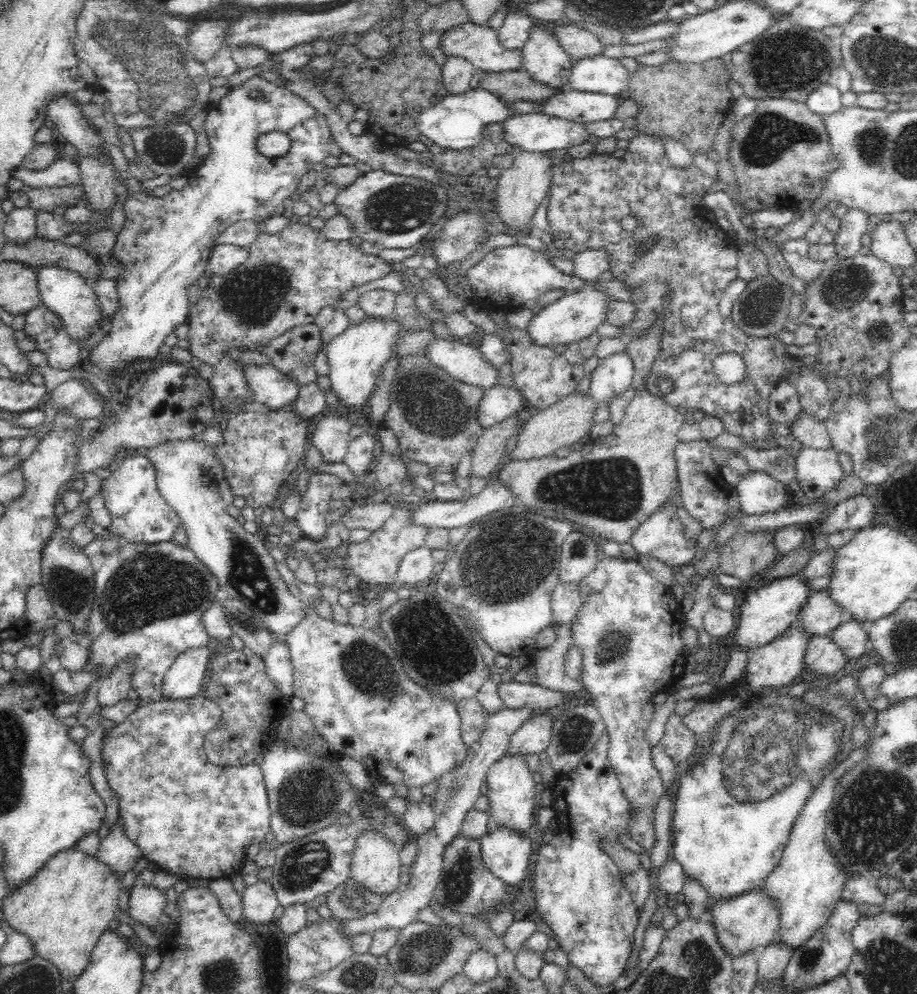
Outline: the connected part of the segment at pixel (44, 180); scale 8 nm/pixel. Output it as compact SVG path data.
M58 158L49 168L43 170L28 170L25 167L17 167L11 171L11 178L22 181L25 186L31 188L68 187L83 188L80 177L80 166L70 159Z

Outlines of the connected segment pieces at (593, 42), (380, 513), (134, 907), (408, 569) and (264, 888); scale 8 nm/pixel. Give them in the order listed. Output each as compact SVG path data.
M562 22L550 24L550 27L562 48L575 62L587 56L602 55L606 48L595 34L577 24Z
M389 498L378 504L358 504L350 509L350 512L341 516L343 526L352 530L353 528L364 528L364 530L378 530L388 520L395 509L394 499Z
M134 882L131 889L129 895L131 918L144 926L156 924L169 902L165 892L151 884L138 884L138 882Z
M426 545L410 550L401 557L400 564L398 564L397 585L410 587L426 581L432 574L435 565L431 549Z
M258 880L247 886L241 892L242 905L246 922L251 924L268 924L272 921L272 915L279 905L277 894L273 884L269 880Z

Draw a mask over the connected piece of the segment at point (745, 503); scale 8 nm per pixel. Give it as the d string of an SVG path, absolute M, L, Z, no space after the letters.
M765 470L750 471L733 489L746 515L773 513L789 505L786 484L772 478Z

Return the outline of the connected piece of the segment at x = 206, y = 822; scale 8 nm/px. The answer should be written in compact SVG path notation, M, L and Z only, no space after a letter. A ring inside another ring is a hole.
M204 694L193 698L155 700L154 702L140 704L134 712L127 716L127 719L120 724L116 724L107 737L102 739L102 759L106 763L106 776L110 788L116 793L119 800L119 816L122 817L128 838L138 845L143 852L143 856L151 862L156 862L160 868L177 874L178 876L188 876L194 878L204 878L204 880L214 880L216 878L228 878L241 872L243 864L247 858L246 848L251 844L259 844L265 840L264 836L271 831L271 810L269 809L269 798L263 771L258 764L248 764L238 768L228 766L215 766L208 761L204 752L204 741L208 731L220 722L222 710Z

